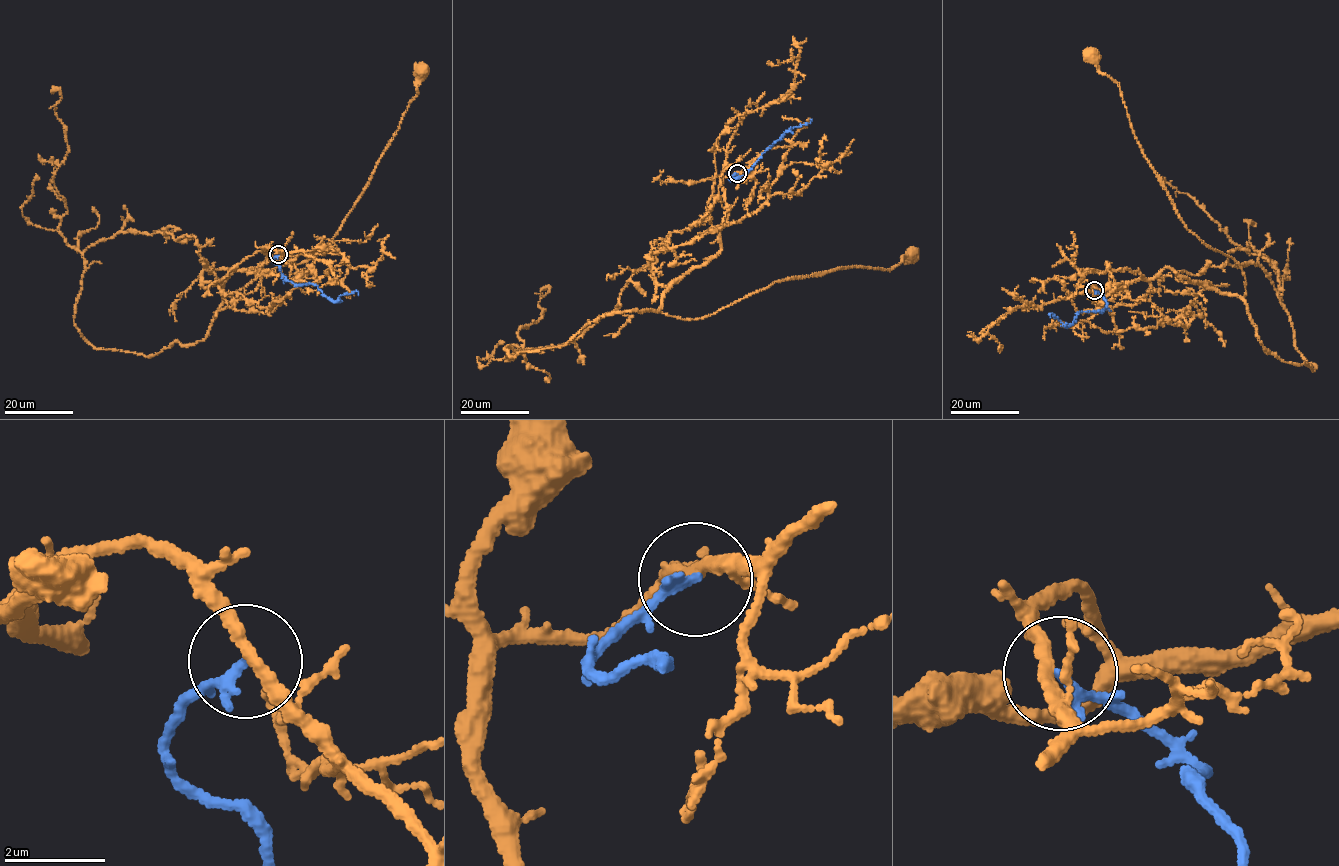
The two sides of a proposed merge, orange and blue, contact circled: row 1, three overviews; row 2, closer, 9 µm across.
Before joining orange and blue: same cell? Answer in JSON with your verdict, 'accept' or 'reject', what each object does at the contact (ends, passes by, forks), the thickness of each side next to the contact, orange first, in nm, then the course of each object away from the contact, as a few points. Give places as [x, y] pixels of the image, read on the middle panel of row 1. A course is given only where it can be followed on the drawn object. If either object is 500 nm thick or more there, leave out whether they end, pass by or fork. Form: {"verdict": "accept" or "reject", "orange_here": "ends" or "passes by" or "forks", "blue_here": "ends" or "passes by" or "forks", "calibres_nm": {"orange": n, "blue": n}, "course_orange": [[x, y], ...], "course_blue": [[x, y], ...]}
{"verdict": "reject", "orange_here": "passes by", "blue_here": "ends", "calibres_nm": {"orange": 240, "blue": 200}, "course_orange": [[737, 173], [723, 178], [720, 251], [676, 281], [663, 313], [695, 320], [777, 282], [887, 270], [910, 255]], "course_blue": [[737, 173], [729, 179], [736, 180], [750, 170], [785, 132], [807, 124], [811, 119]]}

